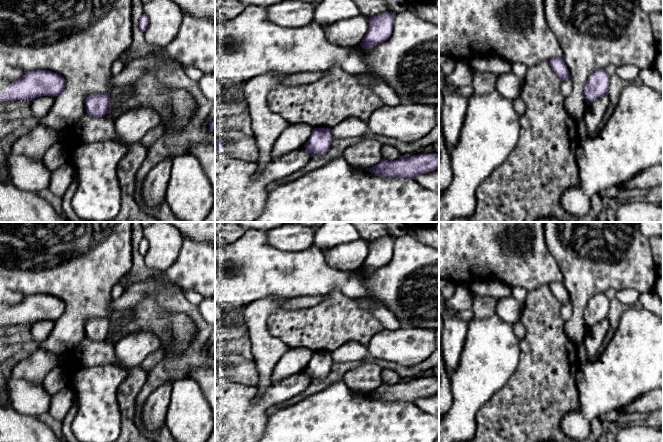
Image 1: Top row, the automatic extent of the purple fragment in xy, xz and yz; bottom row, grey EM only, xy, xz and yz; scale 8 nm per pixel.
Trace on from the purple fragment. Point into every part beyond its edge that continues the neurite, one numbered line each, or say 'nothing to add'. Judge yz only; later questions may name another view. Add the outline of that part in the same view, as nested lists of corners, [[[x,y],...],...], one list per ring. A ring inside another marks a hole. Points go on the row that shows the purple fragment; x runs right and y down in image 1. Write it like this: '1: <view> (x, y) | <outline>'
nothing to add

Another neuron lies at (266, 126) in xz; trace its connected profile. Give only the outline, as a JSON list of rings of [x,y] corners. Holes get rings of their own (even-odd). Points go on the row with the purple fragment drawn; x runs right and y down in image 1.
[[[269,73],[249,79],[243,88],[247,103],[254,139],[259,148],[257,177],[272,160],[271,151],[280,133],[291,123],[280,115],[273,113],[267,106],[267,96],[270,89],[283,84],[280,77]]]

